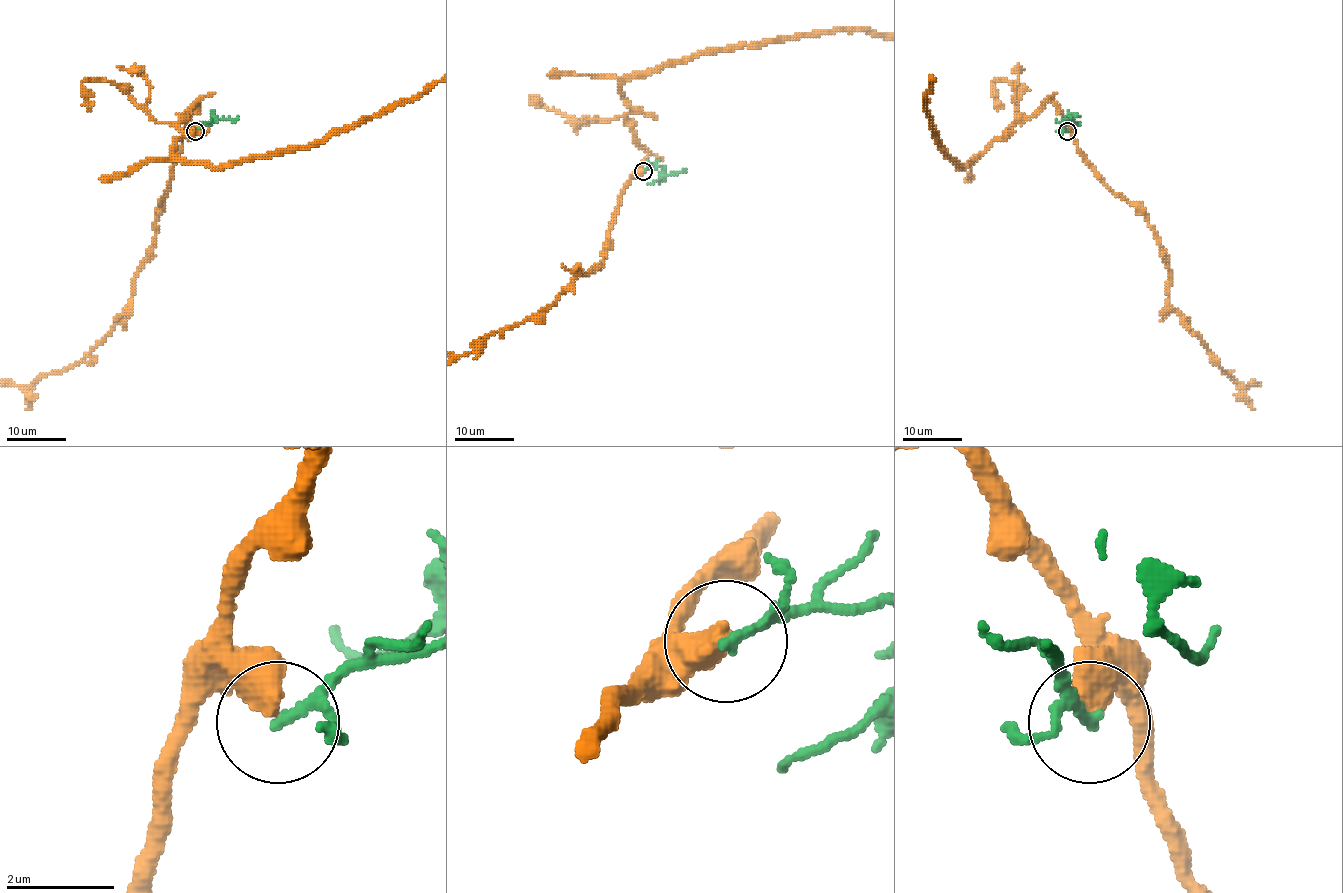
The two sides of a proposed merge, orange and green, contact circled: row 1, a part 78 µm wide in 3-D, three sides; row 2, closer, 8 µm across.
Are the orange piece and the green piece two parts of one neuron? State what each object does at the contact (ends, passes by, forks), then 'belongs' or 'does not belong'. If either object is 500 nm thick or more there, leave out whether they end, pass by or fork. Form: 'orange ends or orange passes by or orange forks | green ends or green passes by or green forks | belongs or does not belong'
does not belong

